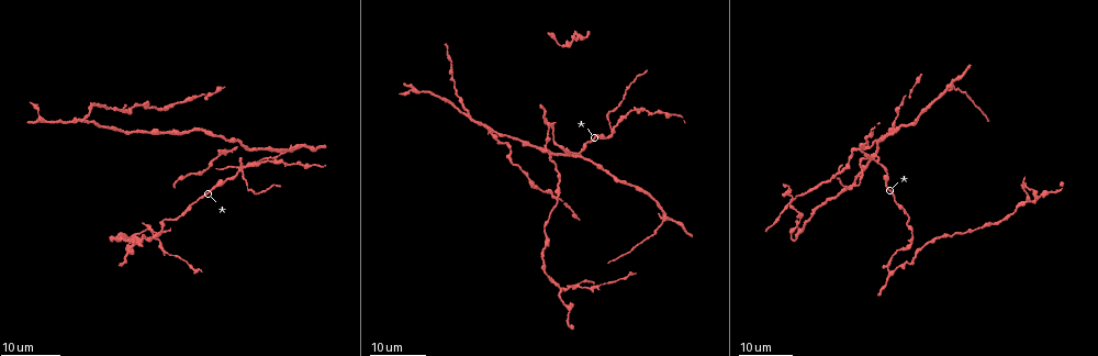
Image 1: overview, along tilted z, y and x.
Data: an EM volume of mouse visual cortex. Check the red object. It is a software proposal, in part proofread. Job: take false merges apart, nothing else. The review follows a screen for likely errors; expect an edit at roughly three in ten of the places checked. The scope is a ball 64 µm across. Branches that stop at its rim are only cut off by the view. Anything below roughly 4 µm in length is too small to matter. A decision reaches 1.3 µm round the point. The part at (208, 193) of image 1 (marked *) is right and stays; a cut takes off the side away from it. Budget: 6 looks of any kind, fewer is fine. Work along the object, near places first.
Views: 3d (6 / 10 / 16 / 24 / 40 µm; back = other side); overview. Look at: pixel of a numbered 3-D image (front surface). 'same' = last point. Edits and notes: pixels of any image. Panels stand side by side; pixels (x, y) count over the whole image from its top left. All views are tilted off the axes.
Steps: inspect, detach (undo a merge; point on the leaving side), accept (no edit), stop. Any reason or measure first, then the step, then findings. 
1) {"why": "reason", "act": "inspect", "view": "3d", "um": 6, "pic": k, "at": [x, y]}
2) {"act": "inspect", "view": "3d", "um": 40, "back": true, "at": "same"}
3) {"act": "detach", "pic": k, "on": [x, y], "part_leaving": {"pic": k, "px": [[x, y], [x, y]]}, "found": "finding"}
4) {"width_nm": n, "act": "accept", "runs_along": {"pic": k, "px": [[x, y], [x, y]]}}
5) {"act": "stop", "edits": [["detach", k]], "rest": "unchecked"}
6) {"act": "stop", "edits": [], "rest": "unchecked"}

{"act": "inspect", "view": "3d", "um": 24, "pic": 1, "at": [878, 155]}

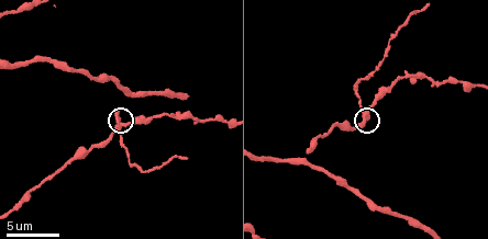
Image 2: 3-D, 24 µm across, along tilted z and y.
{"act": "inspect", "view": "3d", "um": 10, "at": "same"}

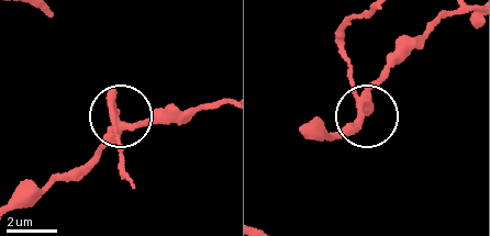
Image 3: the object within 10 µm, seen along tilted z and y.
{"act": "detach", "pic": 3, "on": [349, 74], "found": "a second neuron is stuck on"}

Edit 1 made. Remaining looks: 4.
{"why": "three-way junction", "act": "inspect", "view": "3d", "um": 16, "pic": 1, "at": [889, 275]}

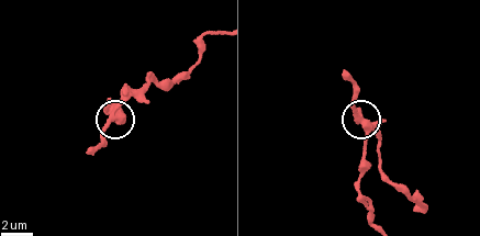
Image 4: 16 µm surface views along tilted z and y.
{"why": "zoom in", "act": "inspect", "view": "3d", "um": 10, "pic": 4, "at": [364, 124]}

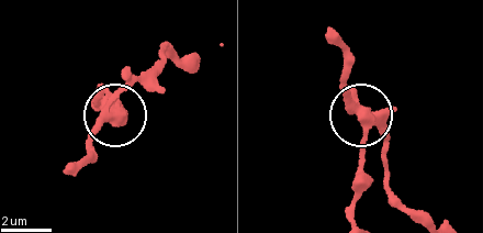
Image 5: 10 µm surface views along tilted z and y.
{"act": "accept", "runs_along": {"pic": 5, "px": [[414, 217], [389, 182], [377, 128], [356, 113], [340, 79]]}, "found": "all the same neuron"}

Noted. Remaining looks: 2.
{"act": "stop", "edits": [["detach", 3]], "rest": "unchecked"}

